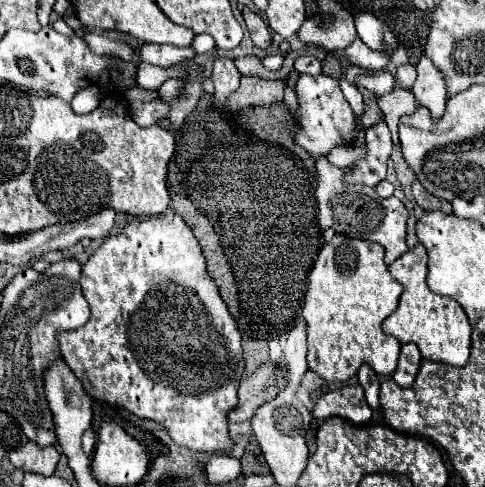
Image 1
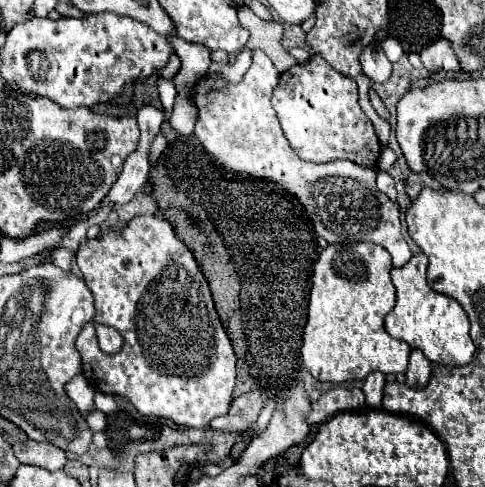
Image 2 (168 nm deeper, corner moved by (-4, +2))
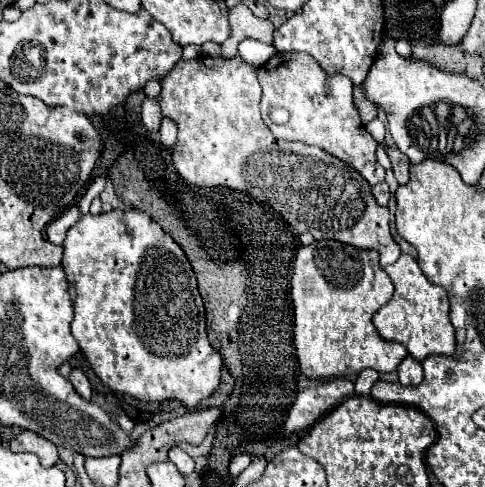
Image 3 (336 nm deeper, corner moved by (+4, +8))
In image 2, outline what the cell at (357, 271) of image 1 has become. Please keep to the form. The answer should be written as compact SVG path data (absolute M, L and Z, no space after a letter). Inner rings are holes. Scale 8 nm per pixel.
M332 244L320 250L318 260L312 266L312 288L308 296L308 314L304 326L304 338L300 358L304 368L316 378L326 382L348 382L344 374L354 374L352 380L364 380L370 372L404 374L408 366L410 346L402 340L392 338L384 330L384 318L396 304L396 288L390 280L390 254L378 244Z

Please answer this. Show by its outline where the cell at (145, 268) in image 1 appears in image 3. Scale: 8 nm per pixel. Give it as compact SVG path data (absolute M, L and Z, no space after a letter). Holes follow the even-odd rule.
M132 208L82 216L66 234L62 268L76 288L72 336L90 368L110 390L130 394L140 402L180 402L186 410L194 410L214 394L224 364L206 336L196 276L184 250L146 212Z

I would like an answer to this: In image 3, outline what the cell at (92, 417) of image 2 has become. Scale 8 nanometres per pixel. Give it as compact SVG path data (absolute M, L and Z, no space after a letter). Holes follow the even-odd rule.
M74 368L74 370L72 370L72 374L70 374L70 382L72 382L74 390L76 390L84 400L90 400L90 396L92 396L90 382L88 382L88 378L82 374L80 368Z

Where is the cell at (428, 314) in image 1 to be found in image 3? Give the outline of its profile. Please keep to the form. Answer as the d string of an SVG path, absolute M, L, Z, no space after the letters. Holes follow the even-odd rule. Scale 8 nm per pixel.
M402 254L392 266L384 268L394 284L394 298L374 314L374 326L380 336L406 346L410 356L424 360L426 356L440 354L452 356L456 350L456 330L450 322L450 298L448 292L426 280L416 258Z

